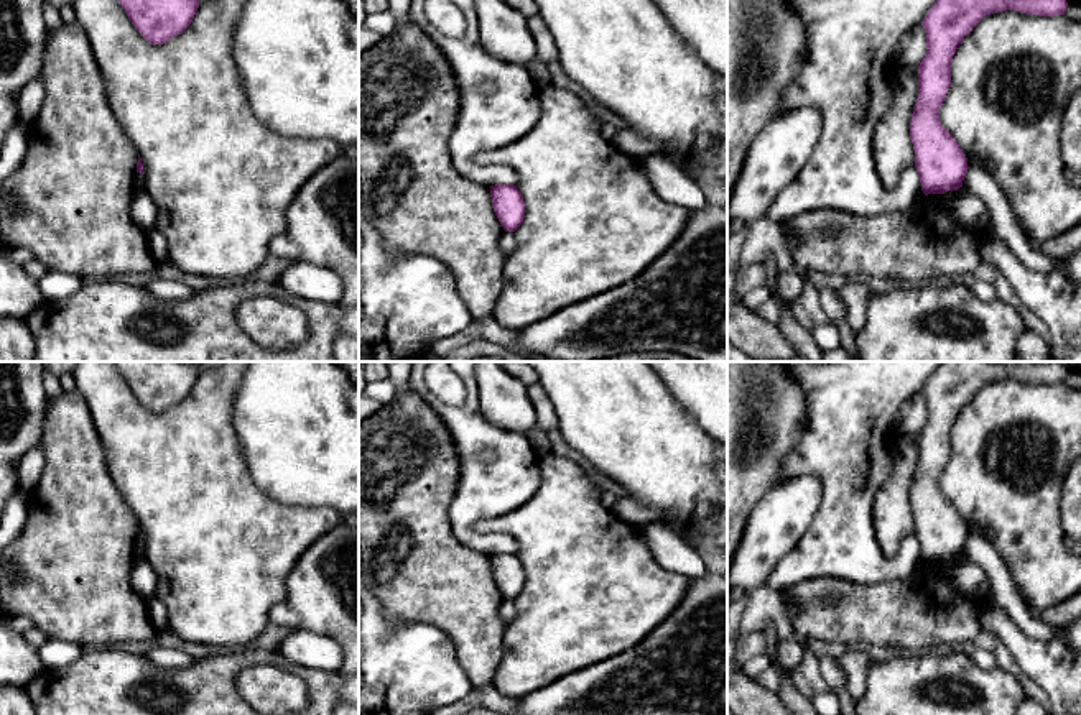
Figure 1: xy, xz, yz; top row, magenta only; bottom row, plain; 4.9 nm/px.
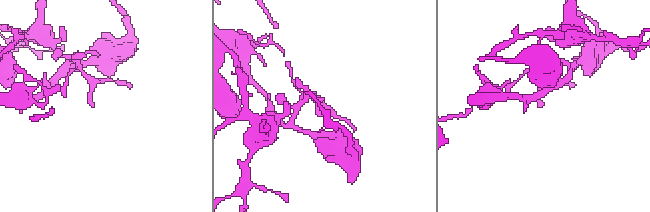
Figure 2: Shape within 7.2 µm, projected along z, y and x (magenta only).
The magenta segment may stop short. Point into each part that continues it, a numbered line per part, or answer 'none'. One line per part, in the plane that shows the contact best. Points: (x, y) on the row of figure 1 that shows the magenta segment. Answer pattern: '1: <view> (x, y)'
none

